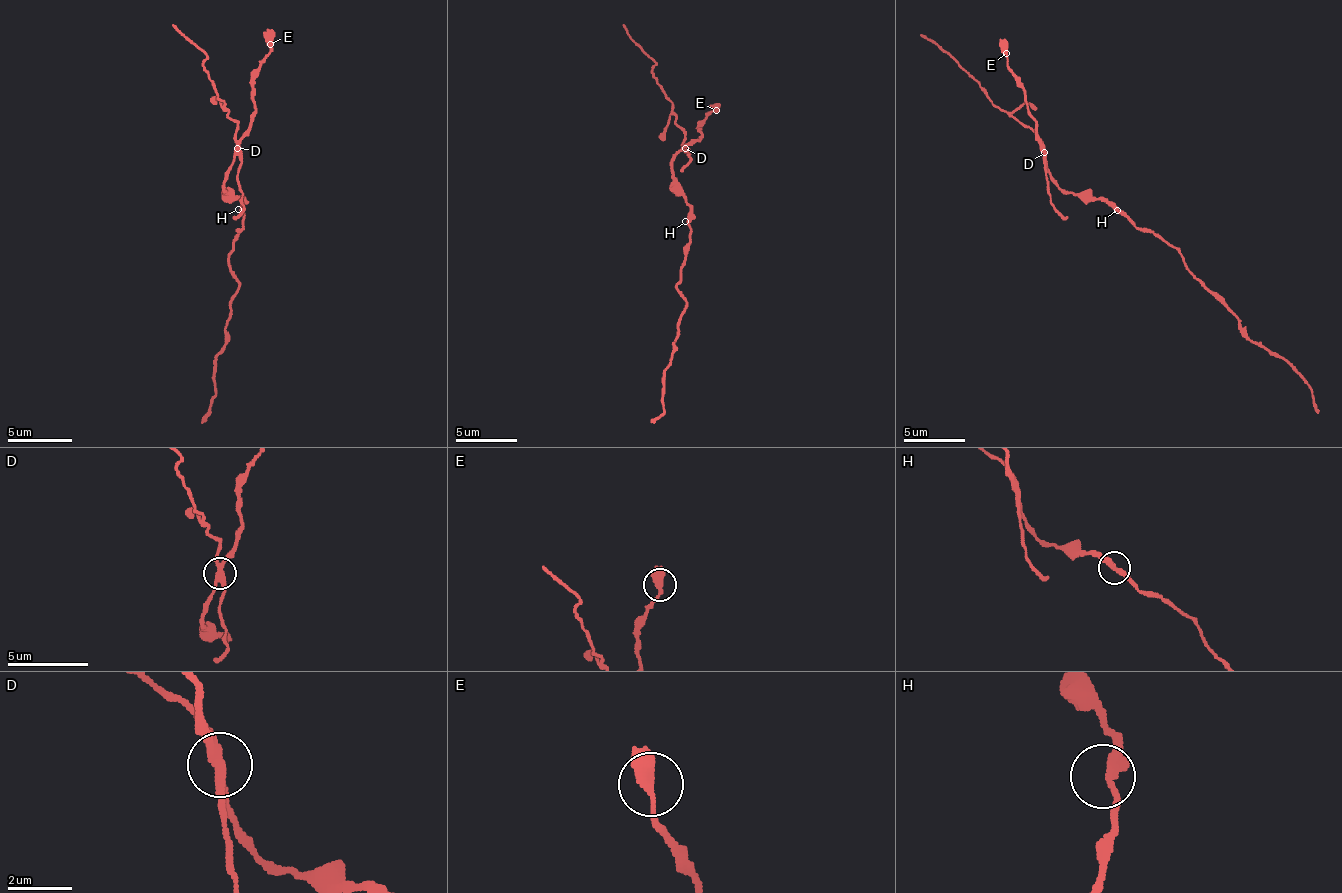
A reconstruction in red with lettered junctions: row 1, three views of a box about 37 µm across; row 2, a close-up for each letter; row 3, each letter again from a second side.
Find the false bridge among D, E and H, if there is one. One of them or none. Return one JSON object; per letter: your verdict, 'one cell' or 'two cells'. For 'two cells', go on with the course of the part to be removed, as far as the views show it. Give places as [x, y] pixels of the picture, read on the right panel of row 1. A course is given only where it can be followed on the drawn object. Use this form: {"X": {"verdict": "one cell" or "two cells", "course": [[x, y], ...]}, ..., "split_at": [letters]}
{"D": {"verdict": "two cells", "course": [[1043, 151], [1031, 130], [997, 108], [976, 80], [920, 34]]}, "E": {"verdict": "one cell"}, "H": {"verdict": "one cell"}, "split_at": ["D"]}

